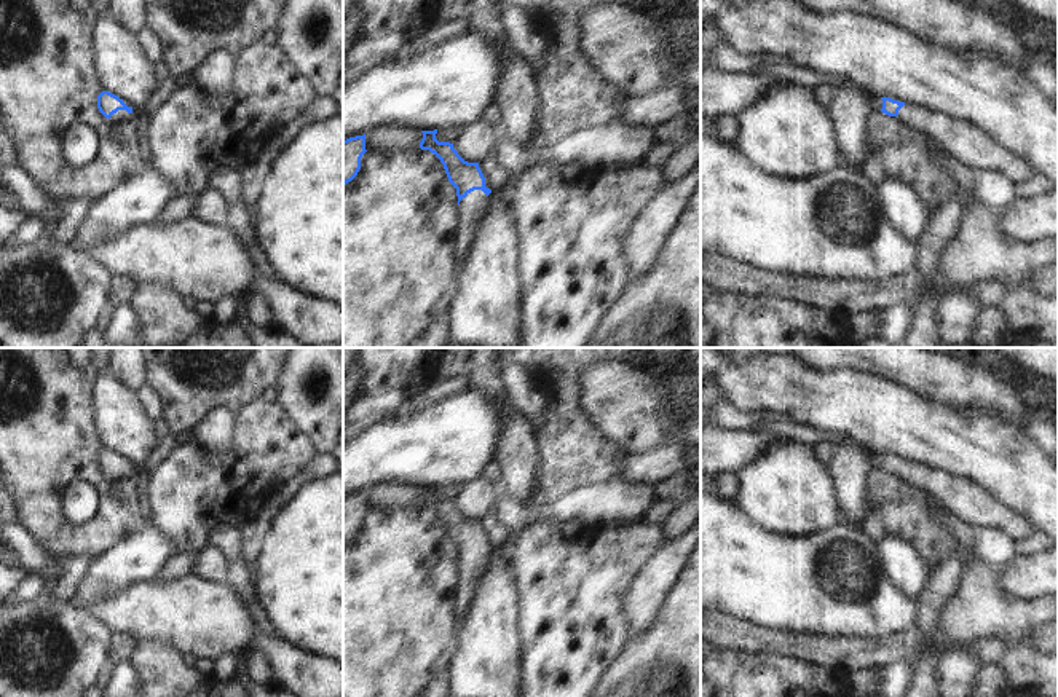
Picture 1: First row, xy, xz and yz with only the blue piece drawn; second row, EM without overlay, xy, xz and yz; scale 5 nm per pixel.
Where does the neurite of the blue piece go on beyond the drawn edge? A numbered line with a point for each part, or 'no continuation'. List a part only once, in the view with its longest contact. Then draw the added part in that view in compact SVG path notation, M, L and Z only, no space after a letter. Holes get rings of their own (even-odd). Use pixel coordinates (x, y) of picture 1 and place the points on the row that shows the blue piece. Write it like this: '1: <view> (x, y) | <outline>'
1: xz (473, 206) | M474 190L468 193L466 198L460 201L460 222L456 226L456 271L461 268L476 222L485 214L488 196L482 190Z

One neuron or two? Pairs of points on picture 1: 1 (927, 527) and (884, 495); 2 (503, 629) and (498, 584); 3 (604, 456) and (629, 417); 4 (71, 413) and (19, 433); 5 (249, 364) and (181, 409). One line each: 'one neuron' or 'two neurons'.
1: one neuron
2: one neuron
3: two neurons
4: one neuron
5: one neuron

